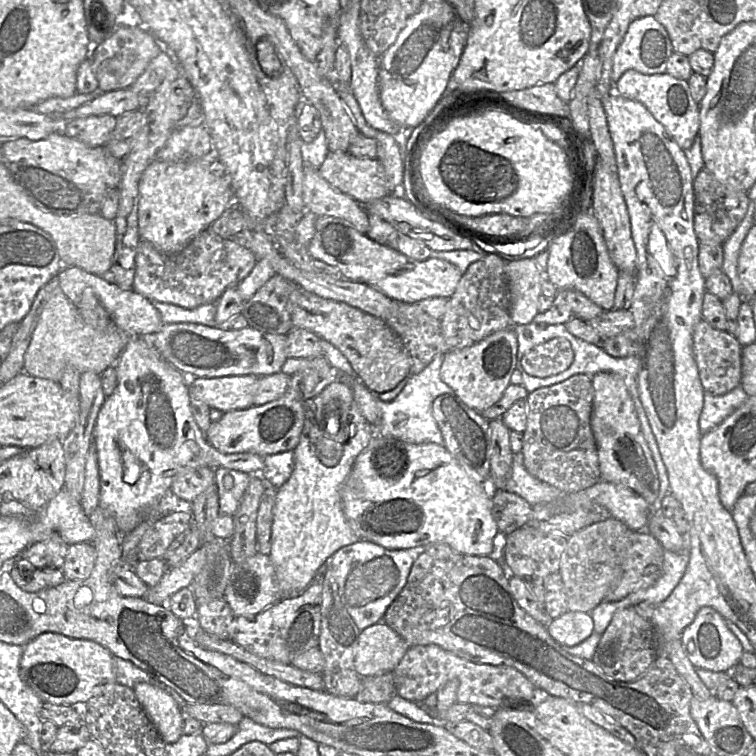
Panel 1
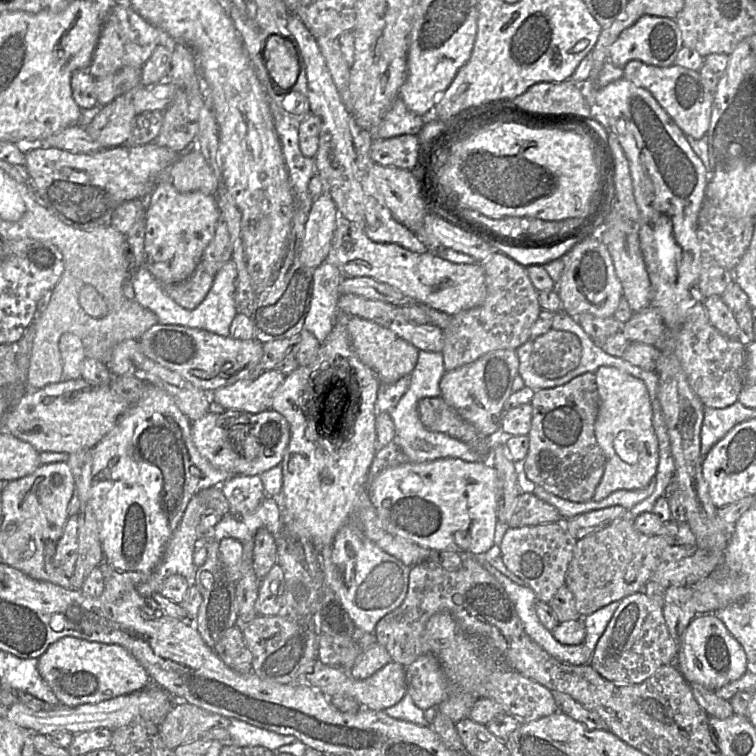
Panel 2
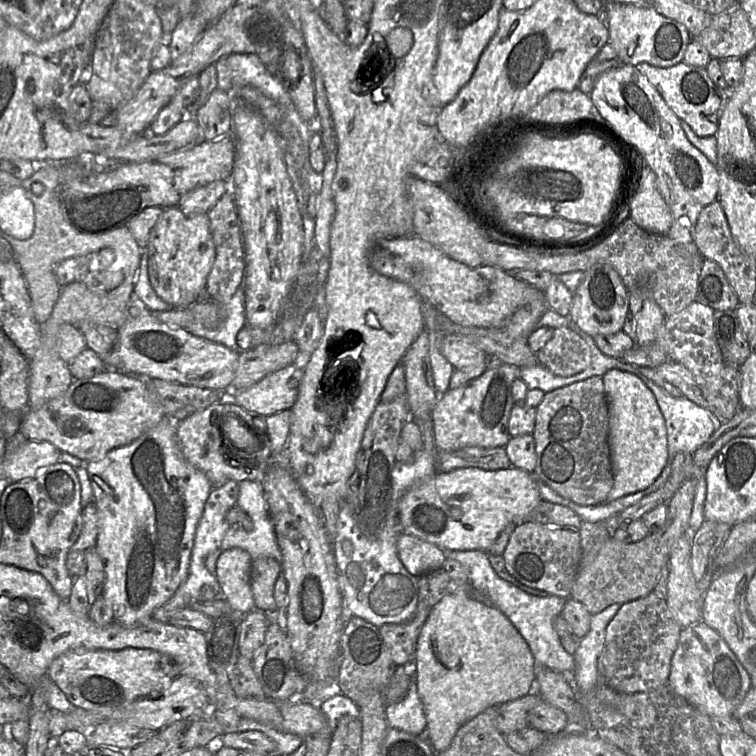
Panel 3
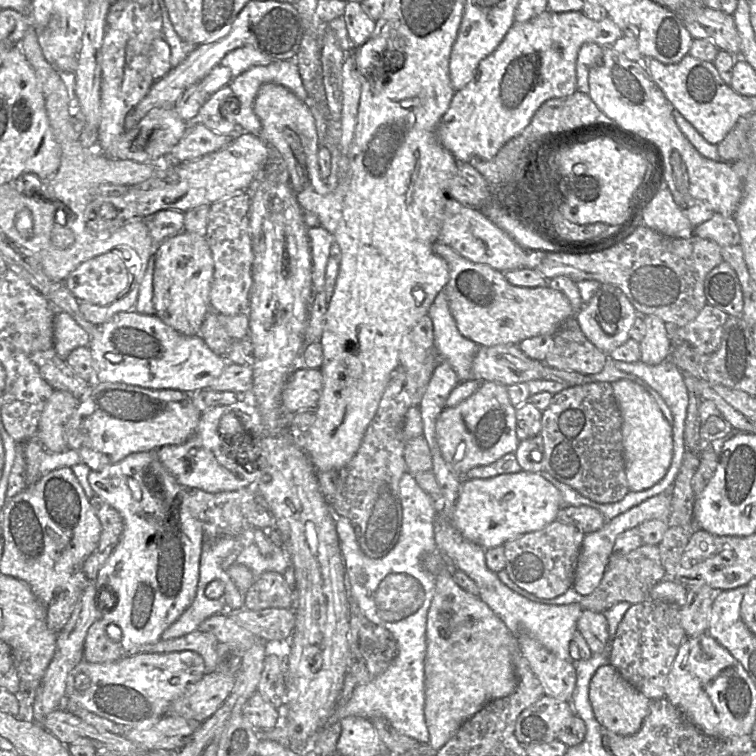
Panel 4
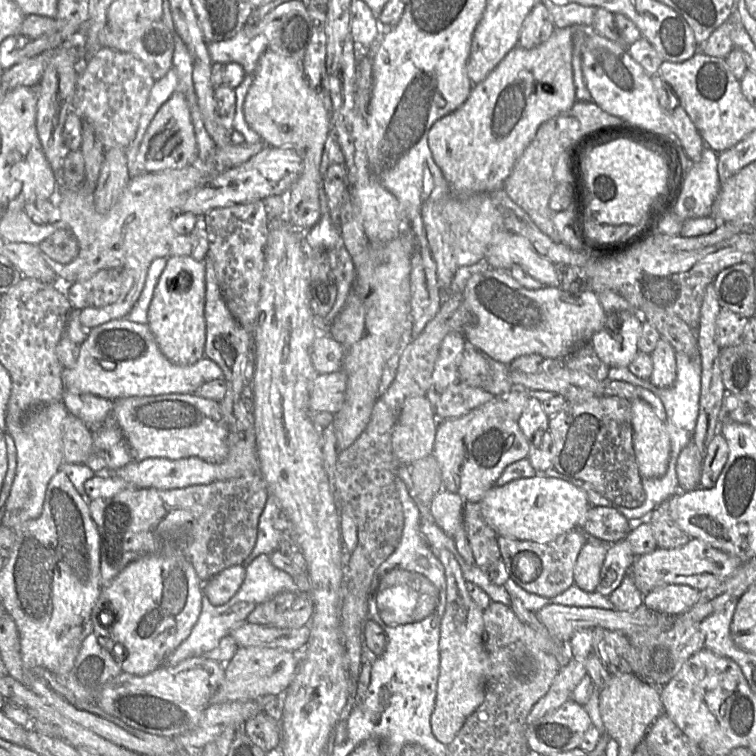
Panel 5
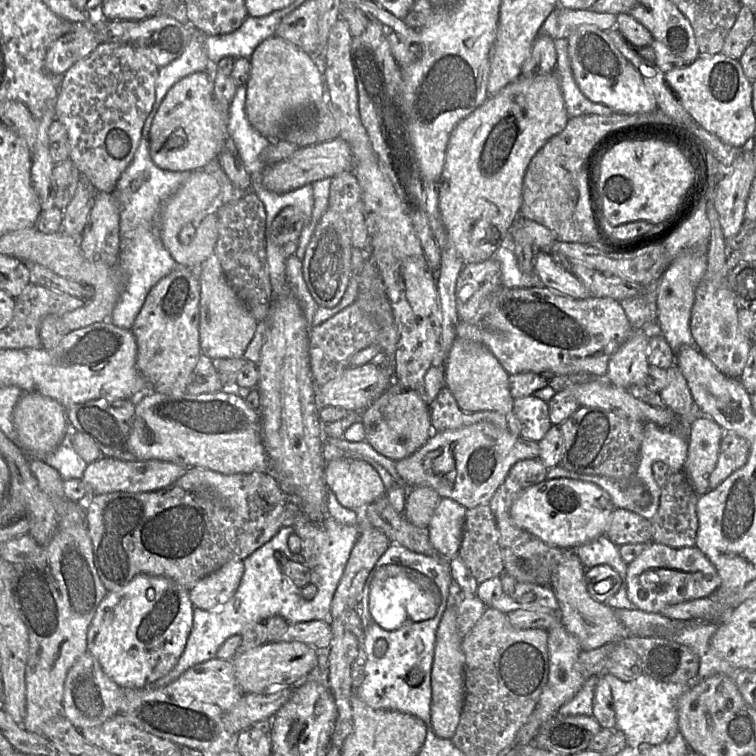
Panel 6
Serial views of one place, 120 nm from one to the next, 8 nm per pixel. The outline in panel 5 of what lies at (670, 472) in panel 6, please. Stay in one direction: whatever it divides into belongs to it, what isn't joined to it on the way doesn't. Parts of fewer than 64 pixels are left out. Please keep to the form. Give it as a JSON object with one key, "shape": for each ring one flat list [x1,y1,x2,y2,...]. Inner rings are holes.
{"shape":[[668,501,661,502,648,517,657,546,674,549,689,542,691,537,672,519,668,511]]}

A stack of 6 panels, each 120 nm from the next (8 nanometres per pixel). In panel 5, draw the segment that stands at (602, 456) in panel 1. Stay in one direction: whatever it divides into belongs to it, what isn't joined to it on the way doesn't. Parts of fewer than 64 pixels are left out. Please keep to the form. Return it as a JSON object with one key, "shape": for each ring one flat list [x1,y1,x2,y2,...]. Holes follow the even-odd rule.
{"shape":[[641,398,630,401,633,448,642,478,659,478,667,472,671,444,665,422]]}

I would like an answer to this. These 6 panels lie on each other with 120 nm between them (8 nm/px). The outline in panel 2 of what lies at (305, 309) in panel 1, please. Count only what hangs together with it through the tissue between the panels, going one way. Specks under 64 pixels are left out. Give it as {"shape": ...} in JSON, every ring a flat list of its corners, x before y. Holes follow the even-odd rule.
{"shape":[[338,311,338,321,345,323,352,347,359,360,368,366,381,384,392,384,410,375,416,367,419,351,394,332,375,322]]}

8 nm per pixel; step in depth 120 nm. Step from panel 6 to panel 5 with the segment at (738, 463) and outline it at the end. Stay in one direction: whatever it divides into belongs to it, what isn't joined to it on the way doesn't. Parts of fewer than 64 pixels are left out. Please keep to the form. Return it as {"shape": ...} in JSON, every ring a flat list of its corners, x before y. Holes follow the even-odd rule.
{"shape":[[717,433,709,443,702,461,700,488,710,489,716,484,728,459,728,454,729,448,726,439,722,433]]}

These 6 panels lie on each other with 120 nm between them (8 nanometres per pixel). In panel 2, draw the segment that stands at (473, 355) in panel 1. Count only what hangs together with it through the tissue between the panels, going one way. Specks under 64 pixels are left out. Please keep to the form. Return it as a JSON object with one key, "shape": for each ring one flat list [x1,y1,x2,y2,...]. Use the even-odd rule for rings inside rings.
{"shape":[[500,349,489,352,474,362,445,371,439,384,441,397,481,433,496,439,500,435,503,406,512,393,512,384,518,375,518,368,516,350]]}

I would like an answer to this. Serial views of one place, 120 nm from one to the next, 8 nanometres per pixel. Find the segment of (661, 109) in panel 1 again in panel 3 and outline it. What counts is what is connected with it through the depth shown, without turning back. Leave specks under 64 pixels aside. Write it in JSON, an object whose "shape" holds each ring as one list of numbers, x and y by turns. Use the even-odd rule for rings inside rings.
{"shape":[[683,61,666,68,648,63,640,63,636,67,648,78,675,115,685,121,699,137,715,136,728,99,728,89,718,88,709,78,706,68,691,66]]}

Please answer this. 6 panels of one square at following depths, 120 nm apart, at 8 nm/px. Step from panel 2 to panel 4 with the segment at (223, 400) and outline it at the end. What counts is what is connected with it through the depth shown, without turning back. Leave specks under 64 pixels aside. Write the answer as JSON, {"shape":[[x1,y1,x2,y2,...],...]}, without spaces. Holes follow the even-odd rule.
{"shape":[[298,367,290,376,282,392,282,408,285,412,315,410,323,387,319,369]]}

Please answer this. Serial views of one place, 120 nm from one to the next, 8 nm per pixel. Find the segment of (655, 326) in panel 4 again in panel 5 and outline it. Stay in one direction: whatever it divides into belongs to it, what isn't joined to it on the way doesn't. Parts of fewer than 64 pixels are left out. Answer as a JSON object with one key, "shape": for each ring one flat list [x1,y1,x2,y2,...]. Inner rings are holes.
{"shape":[[661,337,655,349,649,354,653,371,650,376,651,383,658,388,667,388,676,380,675,350,670,343]]}

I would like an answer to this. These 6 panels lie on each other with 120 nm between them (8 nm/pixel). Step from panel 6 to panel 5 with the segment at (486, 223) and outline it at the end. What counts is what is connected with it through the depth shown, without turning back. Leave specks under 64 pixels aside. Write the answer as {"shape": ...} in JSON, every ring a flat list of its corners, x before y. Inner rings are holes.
{"shape":[[555,28,550,38,532,49,514,47,480,83,474,84,469,98,454,112,436,121,428,134,428,144,453,193,472,195,504,188,516,161,546,121,570,110,576,102,573,80,573,28]]}

